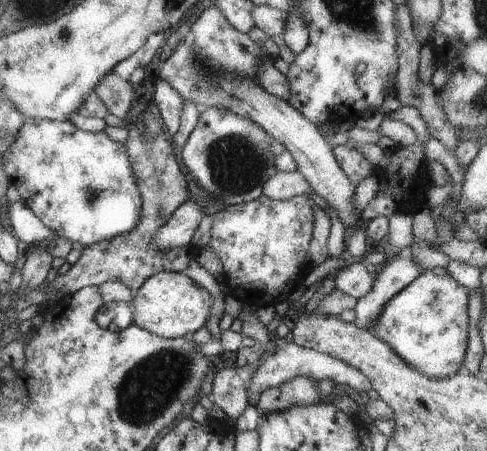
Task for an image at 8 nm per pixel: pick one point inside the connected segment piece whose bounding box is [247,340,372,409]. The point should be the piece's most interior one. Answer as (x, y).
(288, 360)

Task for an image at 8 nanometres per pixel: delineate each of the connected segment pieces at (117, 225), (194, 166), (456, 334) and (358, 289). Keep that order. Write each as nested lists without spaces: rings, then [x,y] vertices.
[[[27,118],[14,144],[1,157],[10,182],[19,190],[21,202],[58,236],[82,247],[124,234],[141,219],[141,192],[125,144],[111,140],[103,131],[83,131],[70,121]]]
[[[210,107],[200,114],[197,127],[180,150],[180,158],[201,187],[225,204],[237,205],[261,197],[264,184],[279,171],[273,161],[272,144],[269,134],[246,114],[226,107]]]
[[[444,267],[425,270],[384,305],[381,315],[368,330],[418,372],[435,379],[451,377],[462,368],[465,359],[468,293]]]
[[[352,262],[344,269],[338,269],[333,278],[336,289],[357,299],[370,292],[374,279],[375,274],[368,273],[362,263]]]

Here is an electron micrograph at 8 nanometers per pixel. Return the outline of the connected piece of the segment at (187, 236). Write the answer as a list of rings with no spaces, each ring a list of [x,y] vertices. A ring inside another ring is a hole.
[[[190,199],[177,208],[156,233],[153,245],[157,251],[180,248],[190,244],[200,220],[204,218],[204,210],[198,202]]]

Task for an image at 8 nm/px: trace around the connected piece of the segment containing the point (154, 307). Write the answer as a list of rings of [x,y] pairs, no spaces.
[[[162,271],[151,276],[134,292],[133,323],[167,339],[187,337],[207,323],[214,303],[215,300],[208,290],[192,281],[185,272]]]

